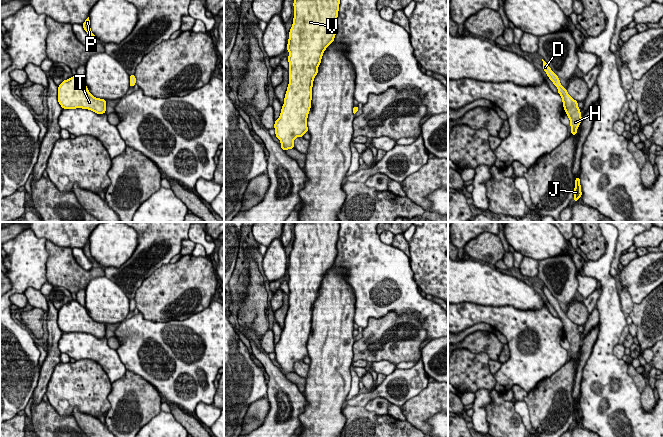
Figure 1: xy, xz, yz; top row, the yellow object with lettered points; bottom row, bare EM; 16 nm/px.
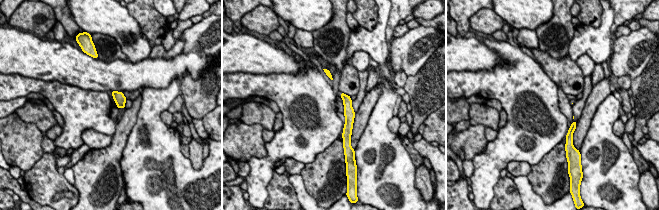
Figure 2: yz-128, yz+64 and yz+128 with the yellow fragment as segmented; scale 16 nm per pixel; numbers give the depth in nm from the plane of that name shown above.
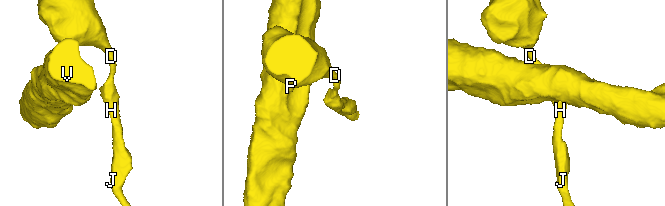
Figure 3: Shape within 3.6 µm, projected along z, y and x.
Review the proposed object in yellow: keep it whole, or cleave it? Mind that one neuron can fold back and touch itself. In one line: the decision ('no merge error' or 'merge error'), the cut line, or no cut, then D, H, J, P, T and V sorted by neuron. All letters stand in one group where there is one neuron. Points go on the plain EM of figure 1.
no merge error; no cut; D H J P T V

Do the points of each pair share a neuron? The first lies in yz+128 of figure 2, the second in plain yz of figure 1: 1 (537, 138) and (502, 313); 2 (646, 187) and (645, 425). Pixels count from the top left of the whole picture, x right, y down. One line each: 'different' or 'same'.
1: same
2: different

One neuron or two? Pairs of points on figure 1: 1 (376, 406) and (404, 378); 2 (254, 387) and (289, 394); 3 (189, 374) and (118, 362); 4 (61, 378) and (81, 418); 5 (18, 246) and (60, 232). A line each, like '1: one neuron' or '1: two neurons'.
1: two neurons
2: two neurons
3: one neuron
4: two neurons
5: two neurons

